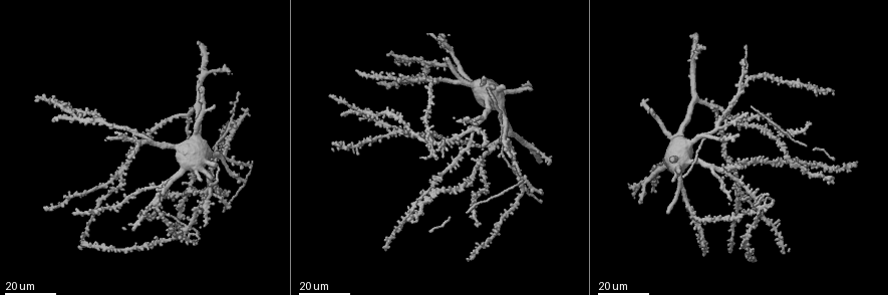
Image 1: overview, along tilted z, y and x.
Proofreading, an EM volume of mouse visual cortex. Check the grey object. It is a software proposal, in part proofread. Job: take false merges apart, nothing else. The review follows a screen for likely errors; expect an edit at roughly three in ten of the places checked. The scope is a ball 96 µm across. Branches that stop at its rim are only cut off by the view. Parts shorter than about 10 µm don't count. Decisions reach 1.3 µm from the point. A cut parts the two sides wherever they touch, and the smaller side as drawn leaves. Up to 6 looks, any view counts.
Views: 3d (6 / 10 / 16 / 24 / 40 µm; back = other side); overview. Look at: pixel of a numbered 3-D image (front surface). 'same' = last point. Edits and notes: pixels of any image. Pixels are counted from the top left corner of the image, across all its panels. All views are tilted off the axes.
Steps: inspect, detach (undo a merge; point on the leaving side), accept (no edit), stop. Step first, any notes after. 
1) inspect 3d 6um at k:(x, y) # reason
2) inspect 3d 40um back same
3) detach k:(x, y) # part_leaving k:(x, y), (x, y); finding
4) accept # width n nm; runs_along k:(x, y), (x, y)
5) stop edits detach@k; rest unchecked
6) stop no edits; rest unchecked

inspect 3d 16um at 1:(190, 235) # sudden change in width

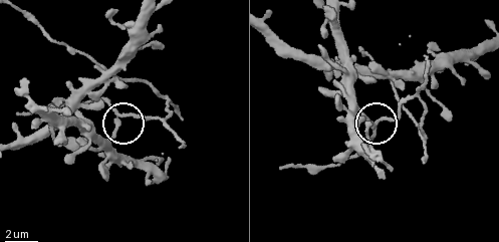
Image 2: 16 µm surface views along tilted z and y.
inspect 3d 6um at 2:(118, 129) # closer look

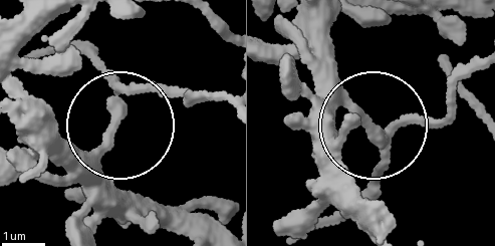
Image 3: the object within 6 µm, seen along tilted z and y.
accept # continuous, no second neuron

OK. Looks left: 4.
inspect 3d 24um at 1:(229, 128) # branch point

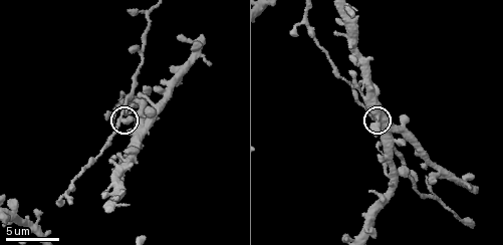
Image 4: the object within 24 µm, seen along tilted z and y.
inspect 3d 10um at 4:(123, 112)

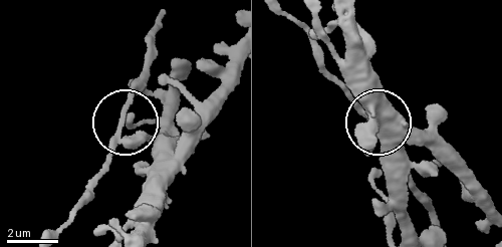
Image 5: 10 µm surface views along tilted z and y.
accept # side_arm 20 um; all the same neuron

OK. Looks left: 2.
inspect 3d 6um at 4:(134, 72) # calibre changes

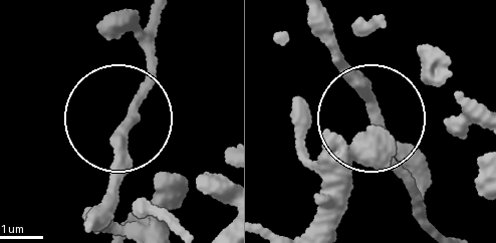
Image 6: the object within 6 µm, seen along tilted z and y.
inspect 3d 6um back at 6:(378, 116)

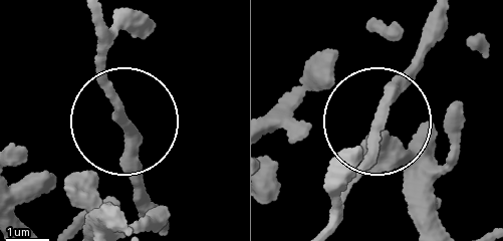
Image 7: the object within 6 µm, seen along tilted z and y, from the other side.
accept # width 210 nm; runs_along 7:(436, 13), (339, 213); one neuron here

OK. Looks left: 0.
stop no edits; rest unchecked

